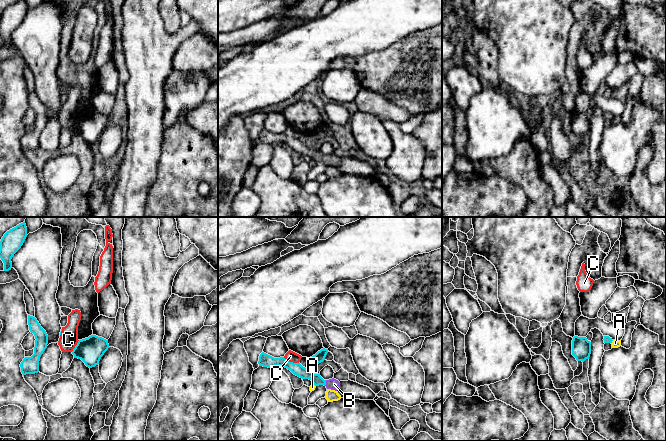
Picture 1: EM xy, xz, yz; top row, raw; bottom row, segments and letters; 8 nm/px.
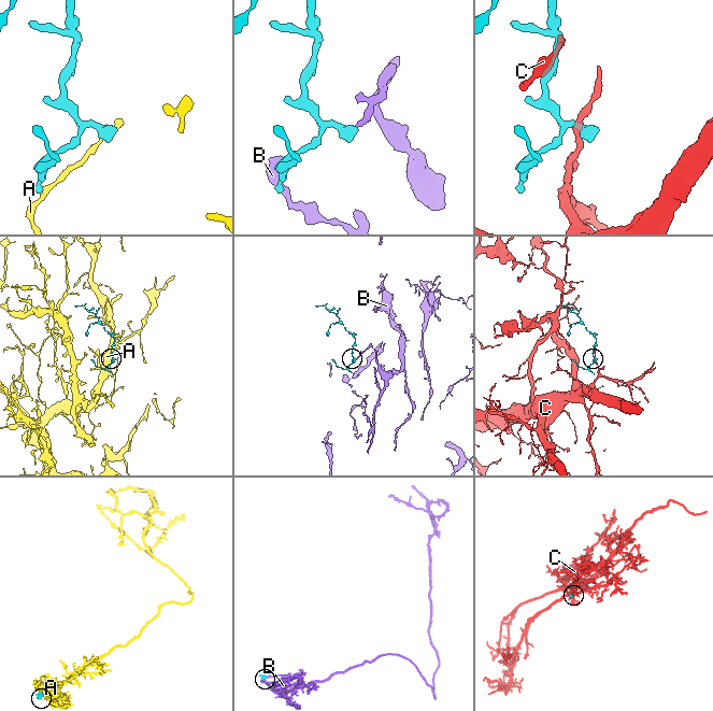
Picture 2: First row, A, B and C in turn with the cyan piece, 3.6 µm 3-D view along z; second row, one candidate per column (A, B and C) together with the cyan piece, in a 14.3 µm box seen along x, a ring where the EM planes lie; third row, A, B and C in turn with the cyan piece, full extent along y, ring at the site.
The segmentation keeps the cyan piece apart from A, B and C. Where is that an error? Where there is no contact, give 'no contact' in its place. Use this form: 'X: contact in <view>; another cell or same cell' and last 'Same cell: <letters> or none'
A: contact in yz; another cell
B: contact in xz; same cell
C: contact in xz; another cell
Same cell: B

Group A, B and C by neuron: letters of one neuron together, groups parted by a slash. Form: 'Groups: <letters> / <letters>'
Groups: A / B / C

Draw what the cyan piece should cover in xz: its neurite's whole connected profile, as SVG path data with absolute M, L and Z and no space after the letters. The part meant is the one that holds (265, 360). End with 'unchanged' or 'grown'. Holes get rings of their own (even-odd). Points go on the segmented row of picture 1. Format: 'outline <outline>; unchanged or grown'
outline M262 352L259 356L258 361L259 366L272 368L274 366L285 367L290 370L294 375L302 378L309 379L315 386L324 385L327 389L337 391L340 388L340 382L334 378L329 380L324 380L320 374L314 374L310 372L305 367L303 367L300 363L293 363L287 361L284 357L274 358L264 352Z; grown

